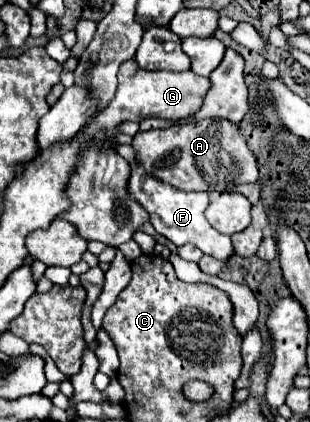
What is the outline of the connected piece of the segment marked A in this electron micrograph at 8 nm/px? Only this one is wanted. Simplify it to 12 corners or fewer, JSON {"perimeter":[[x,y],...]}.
{"perimeter":[[225,118],[139,132],[137,162],[185,192],[259,178]]}

